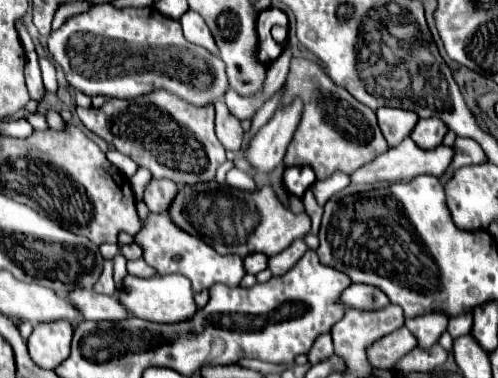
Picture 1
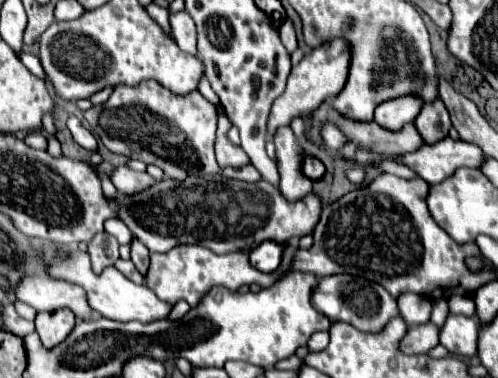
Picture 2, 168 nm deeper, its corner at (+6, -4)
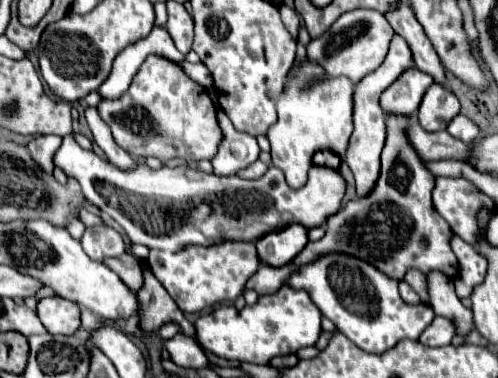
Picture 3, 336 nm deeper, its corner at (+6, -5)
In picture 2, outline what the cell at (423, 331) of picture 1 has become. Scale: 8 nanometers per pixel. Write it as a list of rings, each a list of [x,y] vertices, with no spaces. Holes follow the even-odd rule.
[[[401,293],[397,303],[407,325],[421,325],[431,317],[431,301],[417,293]]]

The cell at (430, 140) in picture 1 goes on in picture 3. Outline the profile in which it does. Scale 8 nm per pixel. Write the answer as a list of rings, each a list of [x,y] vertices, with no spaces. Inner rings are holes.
[[[431,84],[429,90],[423,96],[421,108],[419,108],[419,124],[423,130],[437,132],[447,130],[449,122],[459,114],[459,102],[455,94],[439,84]]]

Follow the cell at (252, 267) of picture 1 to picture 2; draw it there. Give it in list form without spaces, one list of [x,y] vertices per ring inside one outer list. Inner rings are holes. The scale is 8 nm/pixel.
[[[263,241],[261,245],[257,245],[257,249],[253,249],[249,253],[251,265],[263,273],[275,273],[281,265],[283,259],[283,251],[285,251],[287,243],[275,243],[275,241]]]

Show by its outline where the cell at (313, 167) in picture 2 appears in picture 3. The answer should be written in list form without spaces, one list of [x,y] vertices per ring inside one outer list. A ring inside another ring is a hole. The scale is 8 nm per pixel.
[[[325,150],[325,152],[317,152],[313,156],[313,164],[315,166],[325,166],[325,168],[331,168],[331,170],[337,170],[339,164],[341,164],[341,158],[337,154]]]

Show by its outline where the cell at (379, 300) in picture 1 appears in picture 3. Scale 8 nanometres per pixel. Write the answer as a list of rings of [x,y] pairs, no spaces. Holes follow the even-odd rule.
[[[329,254],[303,266],[289,278],[287,284],[291,288],[307,290],[321,314],[365,352],[381,354],[403,338],[417,340],[435,318],[431,306],[427,304],[405,304],[397,292],[397,280],[387,278],[383,272],[363,260],[343,254]]]

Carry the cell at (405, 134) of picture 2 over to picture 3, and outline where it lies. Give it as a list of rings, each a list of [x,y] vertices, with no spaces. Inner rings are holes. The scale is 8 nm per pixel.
[[[411,122],[409,130],[405,132],[409,134],[409,144],[413,146],[413,150],[417,150],[417,154],[421,154],[425,162],[445,160],[445,158],[465,160],[469,156],[469,146],[449,136],[449,132],[445,130],[425,132],[417,122]]]

